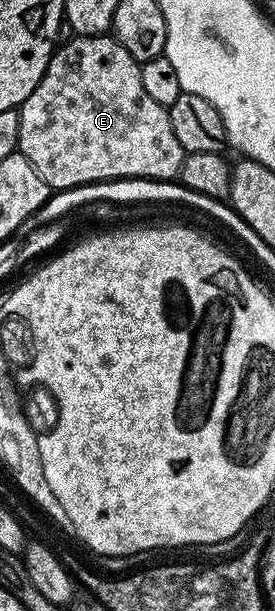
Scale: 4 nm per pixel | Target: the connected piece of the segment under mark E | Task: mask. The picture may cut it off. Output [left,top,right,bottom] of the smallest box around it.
[17,34,186,189]

